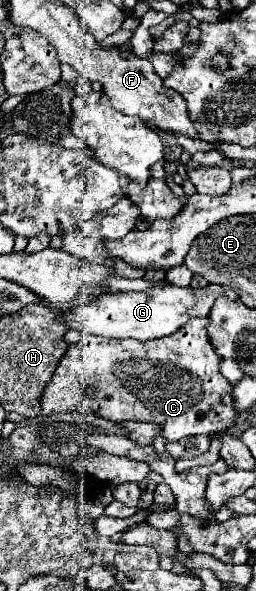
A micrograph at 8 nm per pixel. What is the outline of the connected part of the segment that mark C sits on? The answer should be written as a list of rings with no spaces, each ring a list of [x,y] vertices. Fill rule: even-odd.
[[[194,318],[186,322],[178,332],[162,336],[158,340],[114,340],[104,336],[84,336],[80,342],[70,344],[62,356],[46,392],[42,396],[42,414],[50,416],[54,412],[88,412],[102,406],[102,416],[116,422],[152,422],[162,428],[162,436],[168,442],[176,442],[184,436],[196,434],[218,434],[230,428],[236,420],[234,412],[234,394],[230,384],[218,372],[218,356],[208,344],[206,336],[206,318]],[[94,386],[98,390],[96,400],[86,396],[86,388]]]

